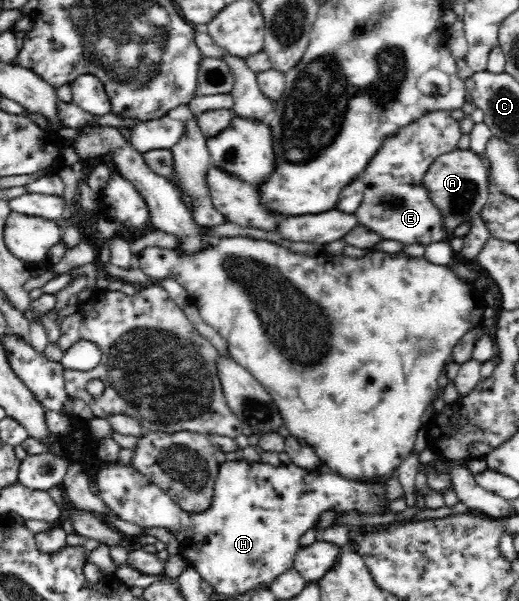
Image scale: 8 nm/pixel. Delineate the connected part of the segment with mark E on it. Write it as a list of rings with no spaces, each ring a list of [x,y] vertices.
[[[434,110],[425,116],[410,122],[409,125],[401,126],[396,134],[385,138],[377,153],[368,161],[360,177],[365,186],[362,203],[353,212],[360,225],[363,225],[372,232],[378,233],[386,240],[400,240],[404,245],[418,243],[424,246],[433,242],[446,240],[448,232],[444,225],[444,213],[440,211],[438,205],[434,205],[434,200],[425,186],[424,174],[438,156],[458,149],[462,133],[462,120],[453,118],[450,110]]]

